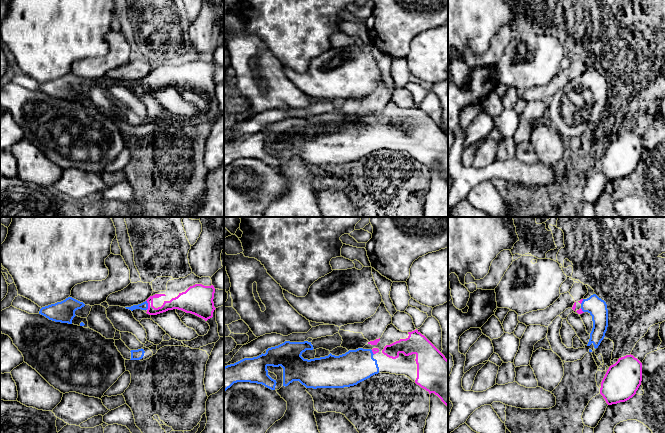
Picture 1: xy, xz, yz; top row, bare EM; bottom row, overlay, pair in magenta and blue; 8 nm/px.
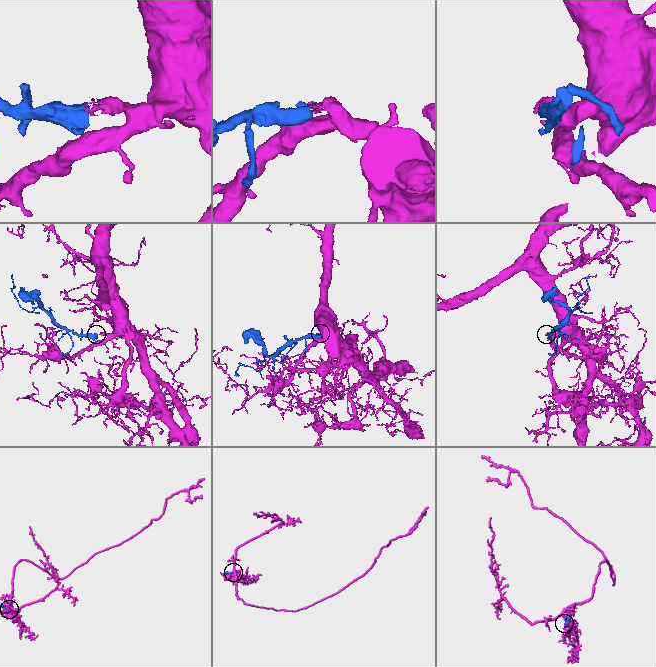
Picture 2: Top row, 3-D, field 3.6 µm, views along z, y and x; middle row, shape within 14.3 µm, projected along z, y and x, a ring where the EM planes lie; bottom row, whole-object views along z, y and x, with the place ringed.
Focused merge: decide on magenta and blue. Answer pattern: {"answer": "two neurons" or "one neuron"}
{"answer": "one neuron"}

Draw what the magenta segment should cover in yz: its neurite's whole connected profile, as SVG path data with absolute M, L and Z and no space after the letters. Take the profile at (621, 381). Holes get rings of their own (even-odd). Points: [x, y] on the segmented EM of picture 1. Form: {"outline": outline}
{"outline": "M626 355L609 367L600 394L608 405L625 402L636 394L641 381L642 363L633 355Z"}

